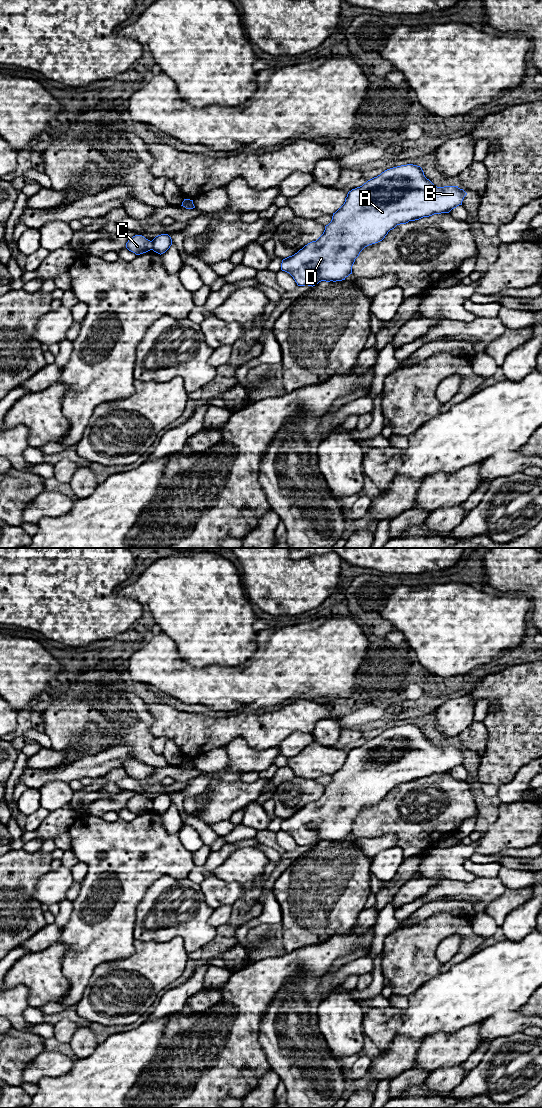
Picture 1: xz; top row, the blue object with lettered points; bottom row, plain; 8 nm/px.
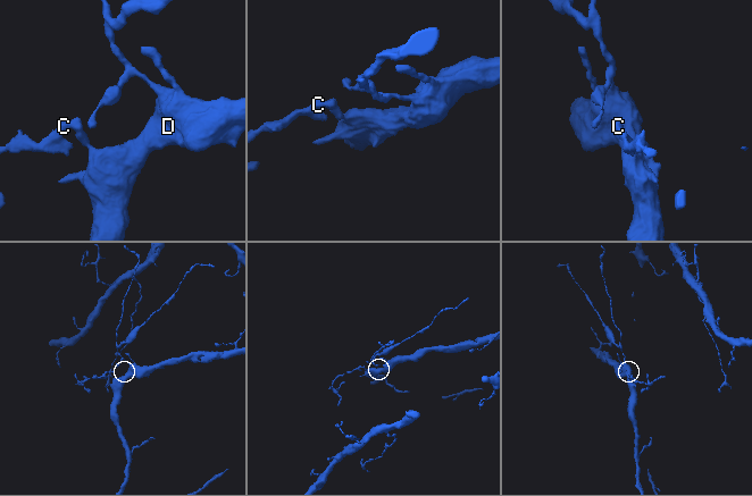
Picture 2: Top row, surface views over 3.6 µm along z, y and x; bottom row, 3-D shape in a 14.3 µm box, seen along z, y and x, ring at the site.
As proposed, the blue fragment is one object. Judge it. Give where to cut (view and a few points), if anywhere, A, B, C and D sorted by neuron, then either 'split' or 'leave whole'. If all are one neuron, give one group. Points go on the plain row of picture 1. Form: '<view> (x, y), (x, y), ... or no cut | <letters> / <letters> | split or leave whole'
xz (150, 801), (152, 809) | A B D / C | split

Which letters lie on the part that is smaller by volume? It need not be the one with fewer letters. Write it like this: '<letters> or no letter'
C

